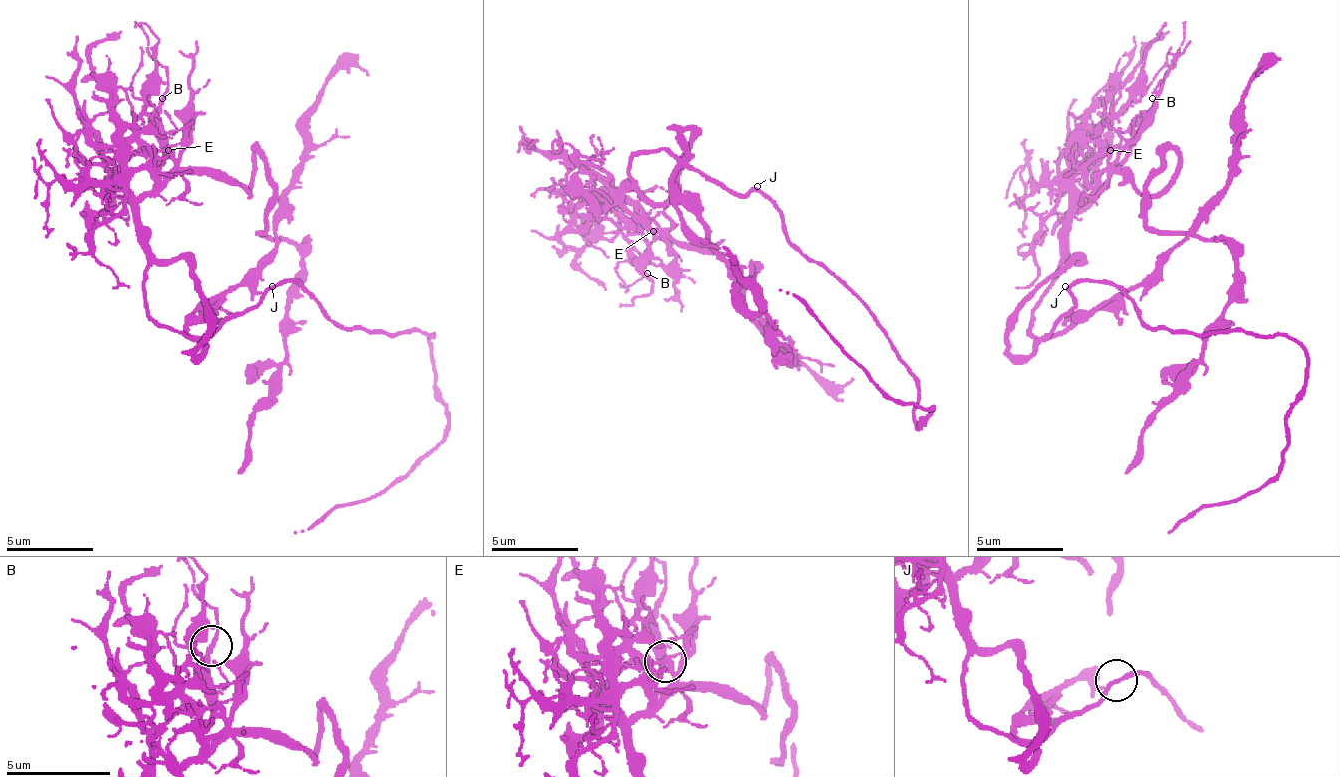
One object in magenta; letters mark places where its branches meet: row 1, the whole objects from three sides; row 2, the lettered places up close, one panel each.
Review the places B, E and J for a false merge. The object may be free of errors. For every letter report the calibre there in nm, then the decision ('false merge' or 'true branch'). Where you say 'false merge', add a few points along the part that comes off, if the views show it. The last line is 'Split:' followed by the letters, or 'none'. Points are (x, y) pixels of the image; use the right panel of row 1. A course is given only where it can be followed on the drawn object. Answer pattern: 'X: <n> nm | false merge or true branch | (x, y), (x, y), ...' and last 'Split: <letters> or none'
B: 240 nm | true branch
E: 220 nm | false merge | (1108, 151), (1095, 186), (1143, 194), (1170, 151), (1148, 221), (1235, 260), (1126, 475)
J: 200 nm | true branch
Split: E

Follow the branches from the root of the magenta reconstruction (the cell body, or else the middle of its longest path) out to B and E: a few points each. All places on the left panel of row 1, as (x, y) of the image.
B: (272, 286), (210, 334), (167, 330), (149, 313), (140, 199), (153, 186), (162, 159), (158, 120), (162, 98)
E: (272, 286), (210, 334), (167, 330), (149, 313), (140, 199), (153, 186), (153, 168), (167, 151)

